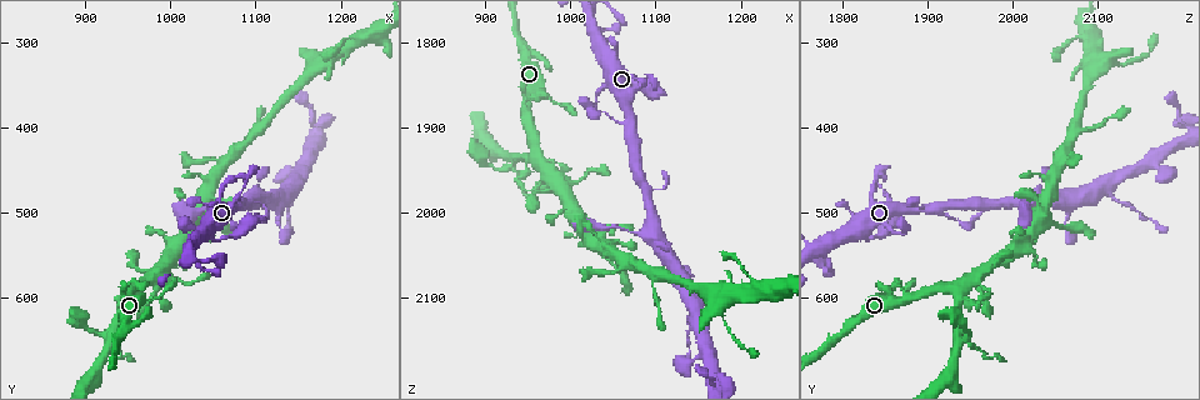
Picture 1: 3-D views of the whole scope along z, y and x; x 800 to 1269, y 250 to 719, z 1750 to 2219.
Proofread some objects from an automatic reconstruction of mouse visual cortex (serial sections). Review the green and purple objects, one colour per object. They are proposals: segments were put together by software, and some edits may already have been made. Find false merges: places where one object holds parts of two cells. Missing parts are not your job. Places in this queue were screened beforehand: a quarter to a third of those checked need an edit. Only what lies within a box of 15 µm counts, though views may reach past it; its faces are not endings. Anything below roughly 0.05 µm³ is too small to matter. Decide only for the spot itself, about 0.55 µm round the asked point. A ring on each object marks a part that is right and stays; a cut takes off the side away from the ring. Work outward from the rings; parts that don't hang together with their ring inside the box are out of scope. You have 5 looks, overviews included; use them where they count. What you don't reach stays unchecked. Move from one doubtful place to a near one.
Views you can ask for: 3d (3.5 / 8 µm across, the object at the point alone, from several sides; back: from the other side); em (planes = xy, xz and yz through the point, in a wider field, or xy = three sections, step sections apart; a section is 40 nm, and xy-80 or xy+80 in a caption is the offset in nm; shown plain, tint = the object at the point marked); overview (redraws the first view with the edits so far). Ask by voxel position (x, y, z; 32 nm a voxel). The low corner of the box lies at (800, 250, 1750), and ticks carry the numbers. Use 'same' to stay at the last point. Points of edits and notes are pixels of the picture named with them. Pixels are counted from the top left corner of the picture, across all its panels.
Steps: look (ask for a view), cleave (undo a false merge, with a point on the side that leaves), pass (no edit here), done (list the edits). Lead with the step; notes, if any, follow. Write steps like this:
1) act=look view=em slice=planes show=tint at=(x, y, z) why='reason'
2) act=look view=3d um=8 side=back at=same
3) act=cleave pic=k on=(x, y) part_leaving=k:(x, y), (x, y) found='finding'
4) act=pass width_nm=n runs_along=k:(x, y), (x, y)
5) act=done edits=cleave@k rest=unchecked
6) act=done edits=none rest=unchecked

act=look view=em slice=xy step=5 show=tint at=(960, 585, 1935) why='four-way junction'

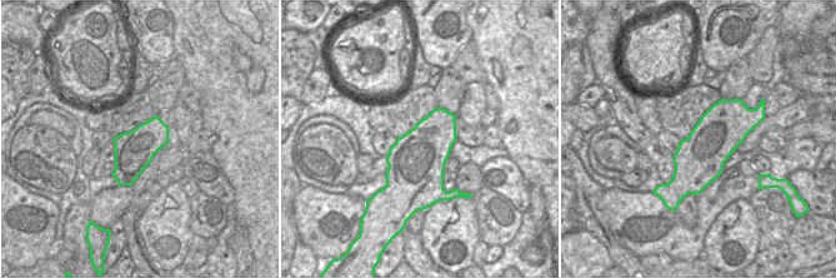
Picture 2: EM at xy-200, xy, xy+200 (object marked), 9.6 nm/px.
act=look view=3d um=3.5 at=same why='see where the arms go'

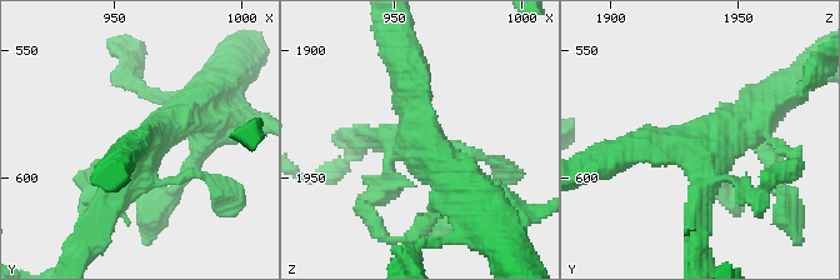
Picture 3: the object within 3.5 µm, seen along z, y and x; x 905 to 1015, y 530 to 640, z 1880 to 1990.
act=pass runs_along=3:(404, 58), (415, 131), (469, 195) found='one cell here'

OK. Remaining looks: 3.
act=look view=3d um=3.5 at=(1170, 390, 2195) why='calibre changes'

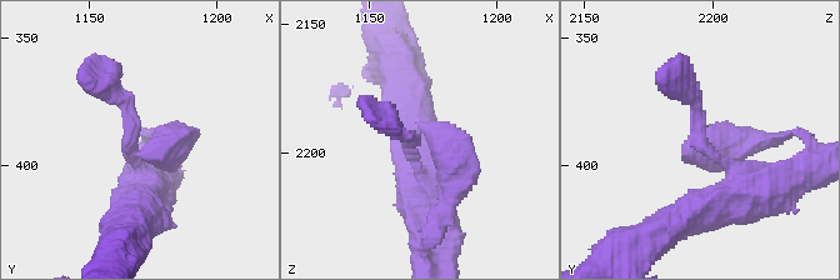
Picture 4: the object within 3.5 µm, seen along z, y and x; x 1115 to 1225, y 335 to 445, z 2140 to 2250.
act=look view=em slice=planes show=tint at=(1166, 394, 2199) arm_widths_nm=200,500

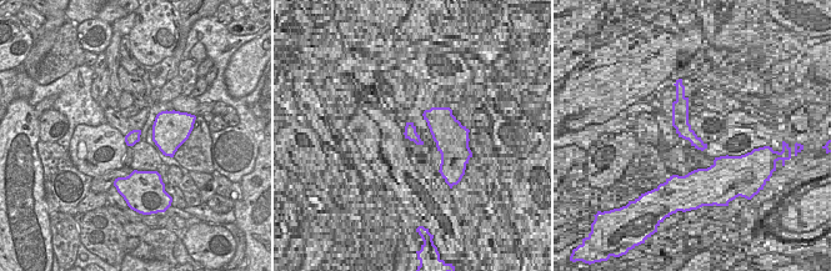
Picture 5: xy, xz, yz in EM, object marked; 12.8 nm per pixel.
act=pass width_nm=160 runs_along=4:(143, 205), (128, 105), (100, 79) found='all the same cell'

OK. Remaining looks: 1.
act=done edits=none rest=unchecked

